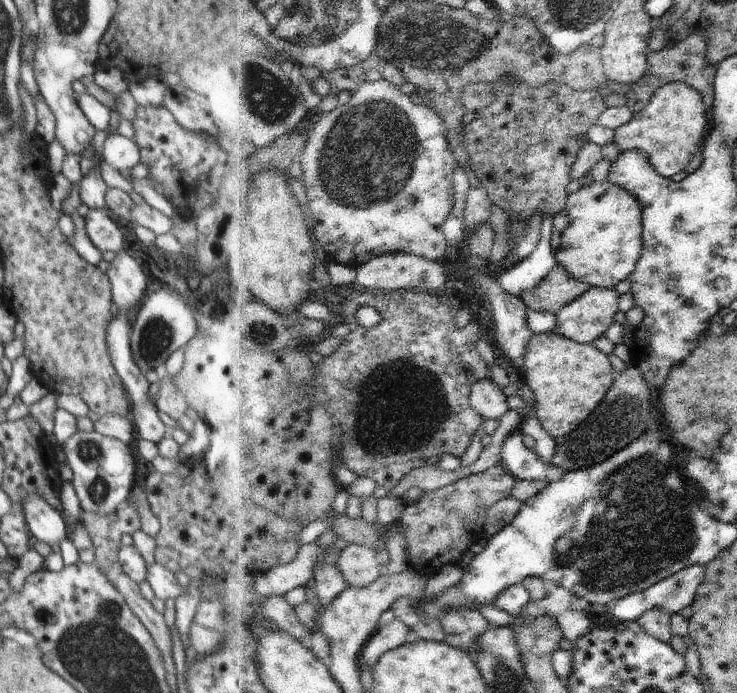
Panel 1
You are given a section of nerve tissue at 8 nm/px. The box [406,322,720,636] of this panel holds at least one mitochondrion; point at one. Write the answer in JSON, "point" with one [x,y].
{"point":[571,546]}

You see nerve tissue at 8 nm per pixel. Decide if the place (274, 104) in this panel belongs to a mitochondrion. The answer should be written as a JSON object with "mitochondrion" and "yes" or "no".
{"mitochondrion":"yes"}

